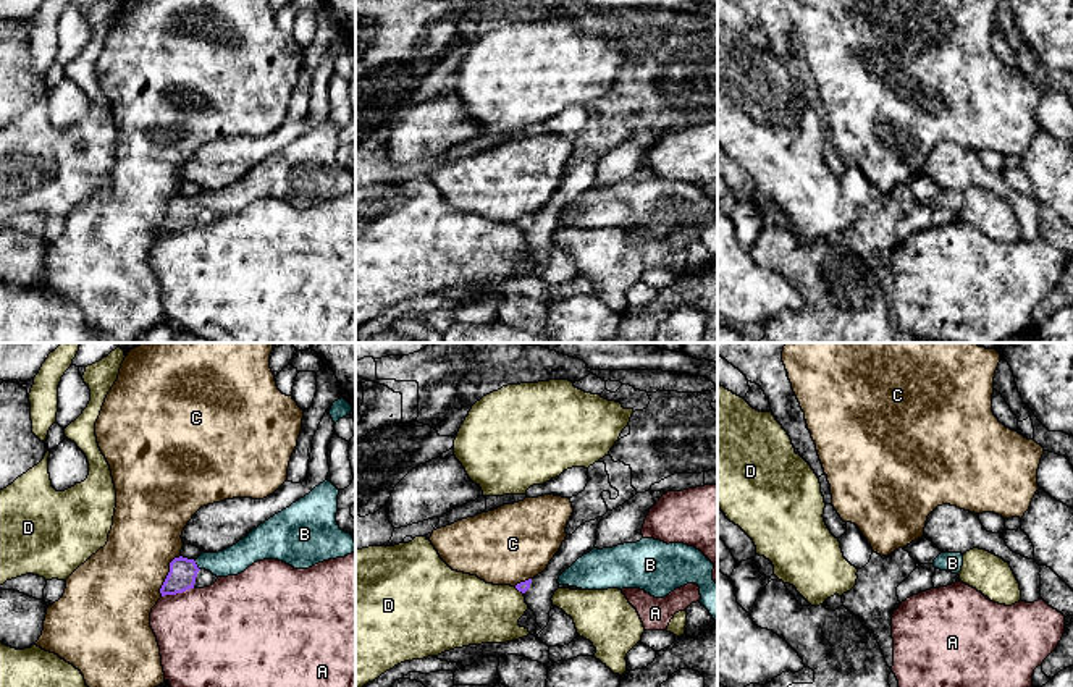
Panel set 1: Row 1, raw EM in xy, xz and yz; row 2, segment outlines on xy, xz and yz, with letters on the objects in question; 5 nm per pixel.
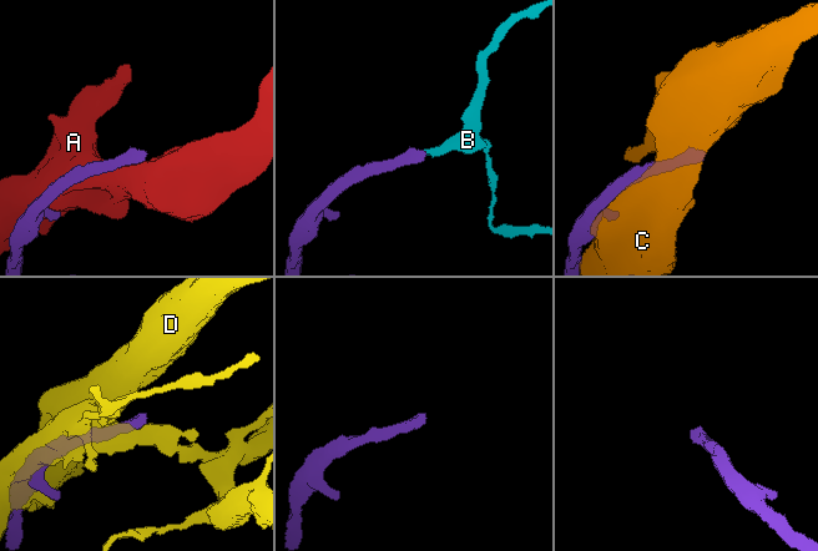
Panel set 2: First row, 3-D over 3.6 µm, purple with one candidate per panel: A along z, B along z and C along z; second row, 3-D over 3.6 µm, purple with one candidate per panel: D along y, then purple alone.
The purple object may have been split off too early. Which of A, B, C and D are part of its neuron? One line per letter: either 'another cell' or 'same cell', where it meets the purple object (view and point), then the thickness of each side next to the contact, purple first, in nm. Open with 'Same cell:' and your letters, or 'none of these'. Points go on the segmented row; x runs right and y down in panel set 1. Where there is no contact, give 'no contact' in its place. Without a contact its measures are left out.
Same cell: B
A: another cell; meets purple in xy at (178, 592); 140 nm thick on the purple side, 460 nm on the other
B: same cell; meets purple in xy at (196, 564); 140 nm thick on the purple side, 140 nm on the other
C: another cell; meets purple in xy at (168, 574); 140 nm thick on the purple side, 400 nm on the other
D: another cell; meets purple in xz at (519, 590); 50 nm thick on the purple side, 320 nm on the other

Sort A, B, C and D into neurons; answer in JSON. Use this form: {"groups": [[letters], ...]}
{"groups": [["A"], ["B"], ["C"], ["D"]]}

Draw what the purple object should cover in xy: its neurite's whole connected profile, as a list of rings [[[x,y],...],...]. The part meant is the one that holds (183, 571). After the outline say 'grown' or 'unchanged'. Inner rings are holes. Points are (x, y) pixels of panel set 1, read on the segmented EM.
[[[325,480],[236,545],[218,553],[202,553],[197,559],[175,558],[160,588],[162,596],[194,588],[200,569],[217,577],[228,577],[263,559],[278,559],[294,569],[309,569],[354,553],[356,540],[336,522],[338,495],[339,490]]]; grown

